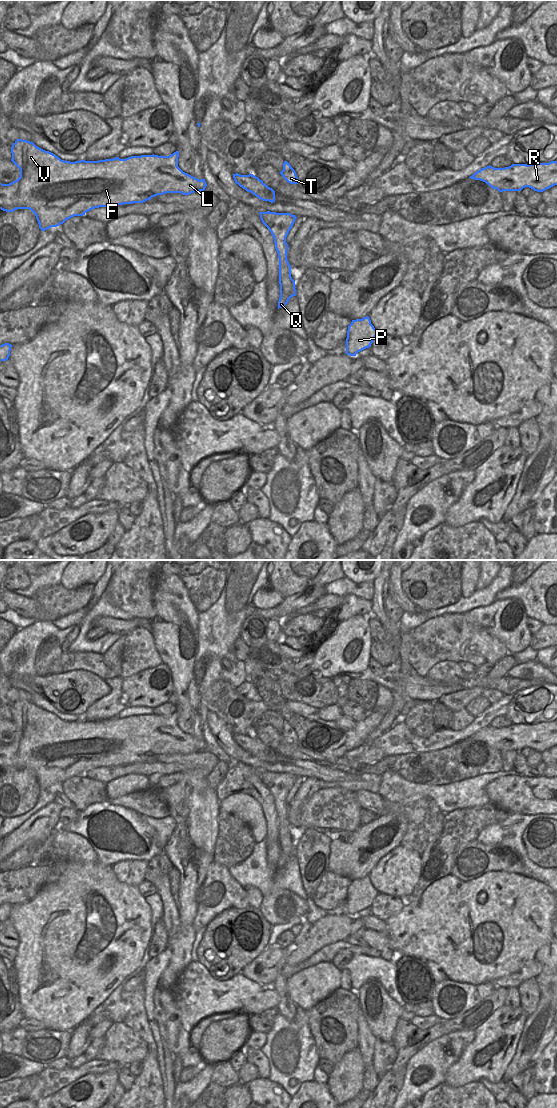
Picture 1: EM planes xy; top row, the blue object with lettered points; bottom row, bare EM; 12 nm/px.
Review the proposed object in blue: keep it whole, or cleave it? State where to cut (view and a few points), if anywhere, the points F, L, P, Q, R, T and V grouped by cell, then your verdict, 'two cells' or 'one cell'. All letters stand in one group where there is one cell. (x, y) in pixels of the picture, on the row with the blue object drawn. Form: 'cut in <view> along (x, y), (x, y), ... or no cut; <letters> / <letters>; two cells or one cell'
no cut; F L P Q R T V; one cell

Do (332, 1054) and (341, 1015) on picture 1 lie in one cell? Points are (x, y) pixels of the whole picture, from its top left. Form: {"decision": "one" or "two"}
{"decision": "one"}

